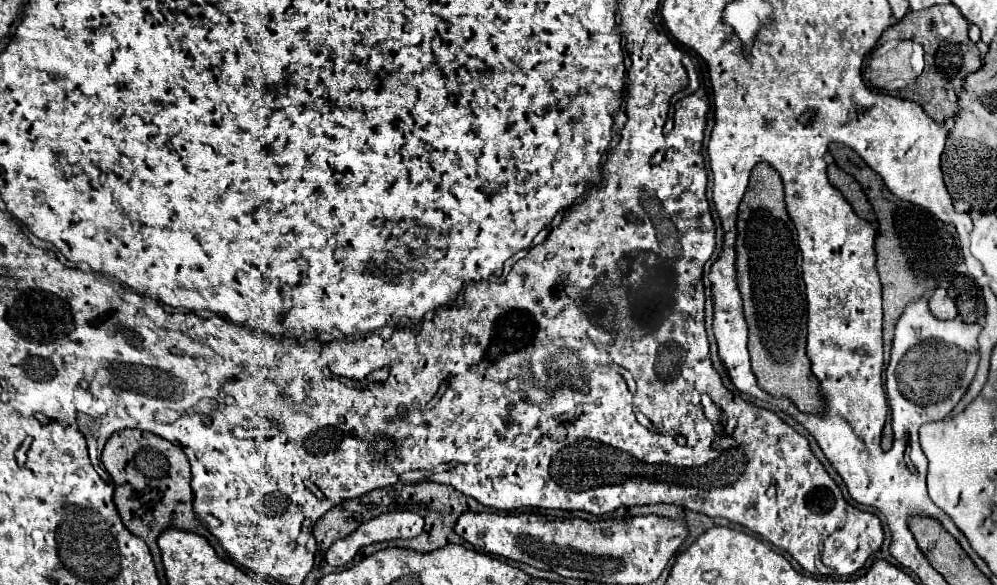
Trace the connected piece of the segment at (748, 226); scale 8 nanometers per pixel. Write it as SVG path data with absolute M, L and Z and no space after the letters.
M757 164L751 170L749 188L739 206L737 232L739 232L737 242L735 242L737 286L743 298L745 322L749 328L749 354L751 354L751 366L757 376L757 382L765 392L769 392L775 398L781 398L781 396L791 398L801 412L821 412L823 398L819 396L819 380L811 372L811 362L805 354L807 296L805 296L805 282L801 274L803 258L801 258L801 250L797 244L795 226L785 212L783 182L769 164Z

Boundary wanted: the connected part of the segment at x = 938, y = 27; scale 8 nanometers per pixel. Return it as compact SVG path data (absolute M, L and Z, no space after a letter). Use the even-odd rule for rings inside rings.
M953 4L931 6L927 10L913 12L909 10L903 20L899 20L893 28L887 30L895 34L895 38L917 40L925 50L925 70L917 80L901 90L893 90L889 94L907 98L917 102L935 122L943 122L949 116L957 114L957 92L961 92L961 80L981 68L981 54L977 44L973 44L967 36L969 24L961 16L959 8Z

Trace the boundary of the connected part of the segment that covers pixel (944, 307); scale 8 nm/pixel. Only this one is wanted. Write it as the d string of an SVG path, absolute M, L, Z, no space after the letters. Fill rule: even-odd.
M937 288L935 294L929 298L929 308L933 312L935 318L941 318L941 320L953 320L959 312L957 312L957 306L955 302L947 296L947 290L945 288Z

